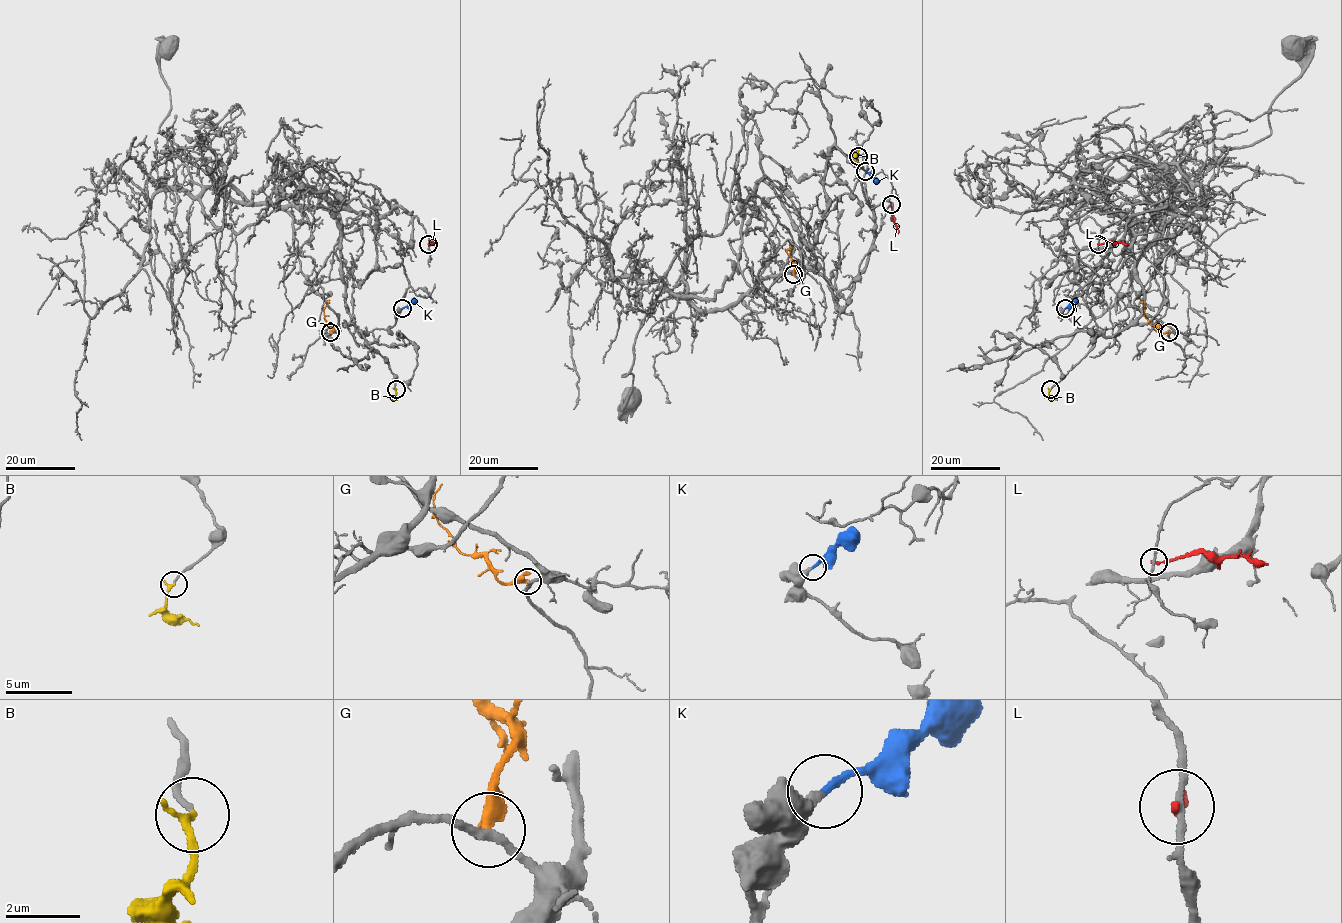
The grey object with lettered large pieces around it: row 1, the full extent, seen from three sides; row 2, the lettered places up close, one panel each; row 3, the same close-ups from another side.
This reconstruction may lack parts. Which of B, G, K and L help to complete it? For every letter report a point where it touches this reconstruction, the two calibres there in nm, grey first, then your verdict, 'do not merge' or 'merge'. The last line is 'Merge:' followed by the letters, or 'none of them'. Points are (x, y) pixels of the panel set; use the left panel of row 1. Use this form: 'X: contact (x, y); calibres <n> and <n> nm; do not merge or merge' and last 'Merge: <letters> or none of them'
B: contact (396, 389); calibres 160 and 160 nm; do not merge
G: contact (330, 332); calibres 240 and 320 nm; do not merge
K: contact (402, 308); calibres 320 and 200 nm; merge
L: contact (428, 244); calibres 170 and 200 nm; do not merge
Merge: K

